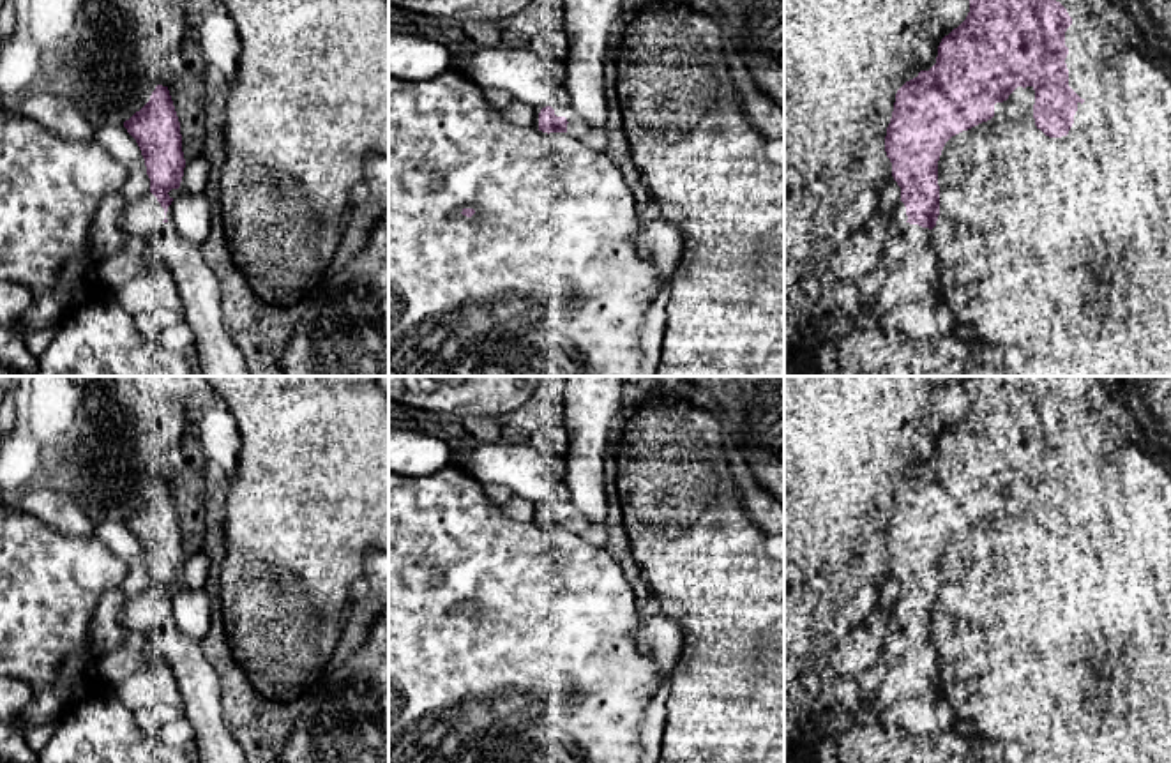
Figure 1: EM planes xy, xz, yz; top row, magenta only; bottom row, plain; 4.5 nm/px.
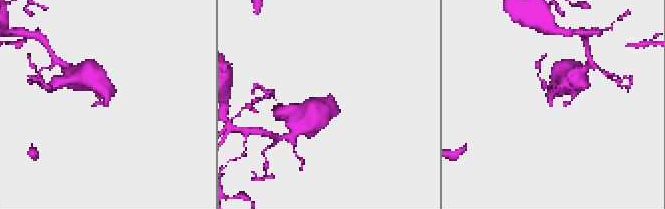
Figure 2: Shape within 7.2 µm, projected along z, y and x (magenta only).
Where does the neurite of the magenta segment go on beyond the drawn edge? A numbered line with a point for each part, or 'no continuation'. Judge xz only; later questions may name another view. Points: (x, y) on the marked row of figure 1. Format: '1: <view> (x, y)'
1: xz (576, 128)

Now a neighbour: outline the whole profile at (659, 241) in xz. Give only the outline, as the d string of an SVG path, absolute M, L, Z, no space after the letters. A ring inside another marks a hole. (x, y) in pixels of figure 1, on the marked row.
M659 214L655 219L639 219L641 230L634 244L639 254L650 261L657 277L659 288L668 290L682 256L682 233L671 219Z

